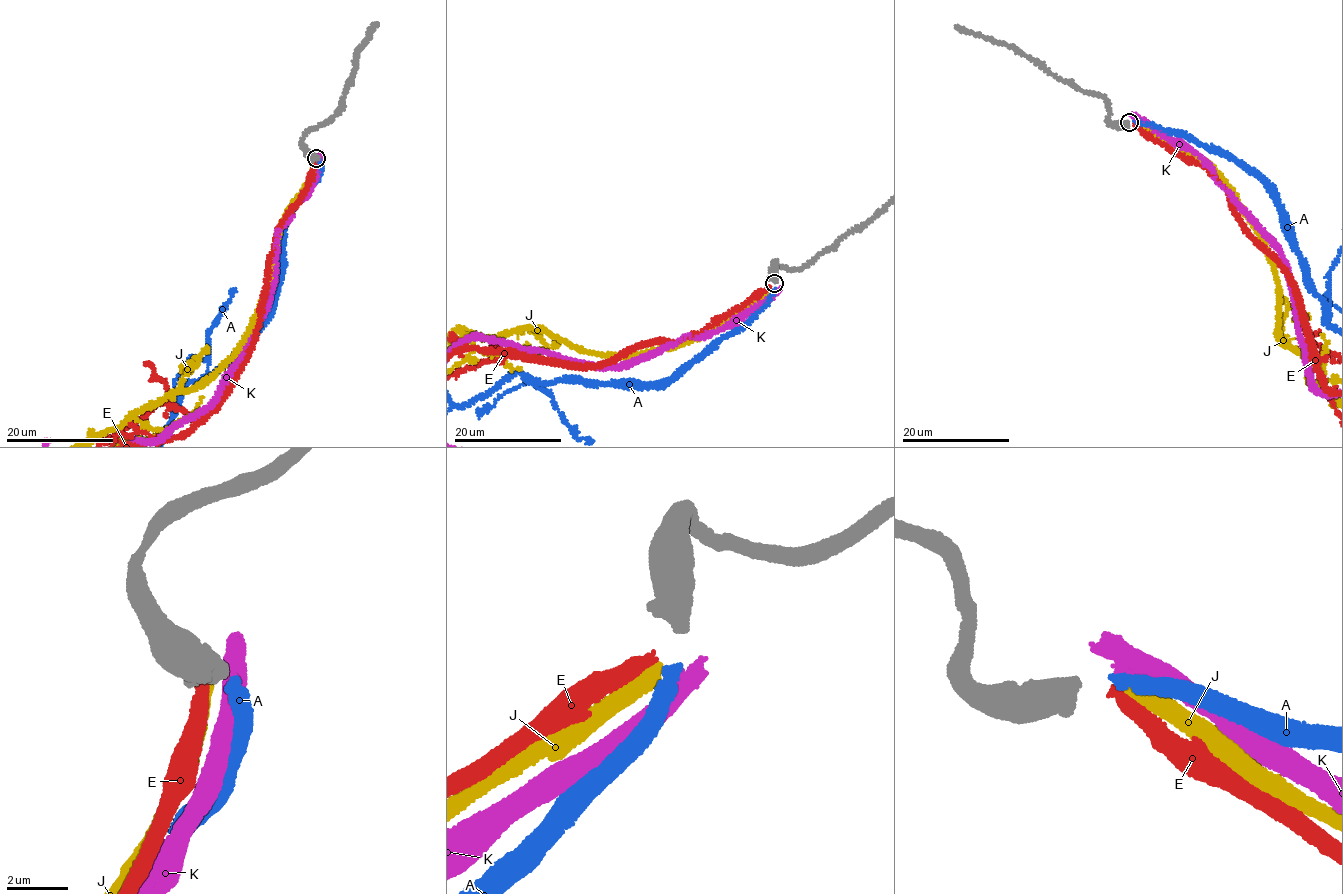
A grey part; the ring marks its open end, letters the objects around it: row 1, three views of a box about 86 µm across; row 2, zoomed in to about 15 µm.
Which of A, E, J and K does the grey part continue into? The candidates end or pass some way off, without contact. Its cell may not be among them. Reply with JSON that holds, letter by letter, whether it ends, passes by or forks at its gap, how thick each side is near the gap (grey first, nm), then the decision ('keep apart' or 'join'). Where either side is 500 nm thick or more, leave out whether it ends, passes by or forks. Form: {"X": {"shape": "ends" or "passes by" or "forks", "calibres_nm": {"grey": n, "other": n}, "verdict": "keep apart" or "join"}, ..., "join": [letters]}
{"A": {"calibres_nm": {"grey": 650, "other": 320}, "verdict": "join"}, "E": {"calibres_nm": {"grey": 650, "other": 440}, "verdict": "keep apart"}, "J": {"calibres_nm": {"grey": 650, "other": 480}, "verdict": "keep apart"}, "K": {"calibres_nm": {"grey": 650, "other": 550}, "verdict": "keep apart"}, "join": ["A"]}

